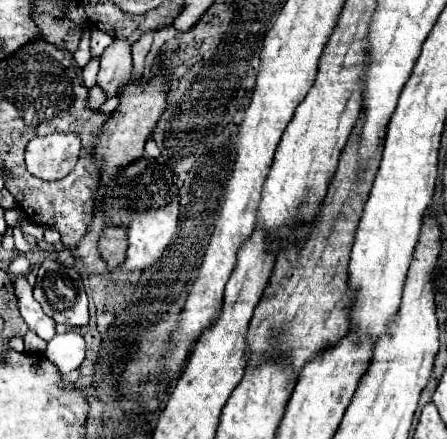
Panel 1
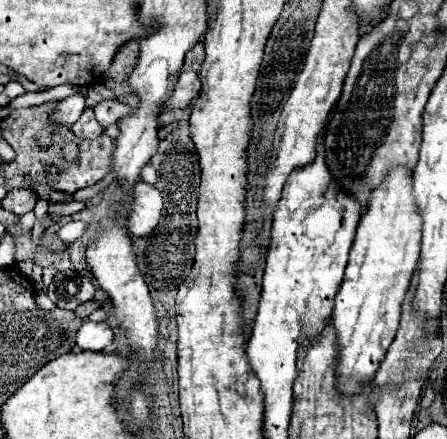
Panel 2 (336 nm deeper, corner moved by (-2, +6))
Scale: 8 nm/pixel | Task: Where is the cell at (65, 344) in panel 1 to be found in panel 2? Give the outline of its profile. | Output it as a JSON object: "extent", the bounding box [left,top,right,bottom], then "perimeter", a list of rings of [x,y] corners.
{"extent":[75,321,113,351],"perimeter":[[[85,321],[79,331],[77,331],[77,339],[75,343],[83,349],[83,351],[101,351],[105,349],[109,343],[113,341],[113,331],[107,323],[93,323],[93,321]]]}

